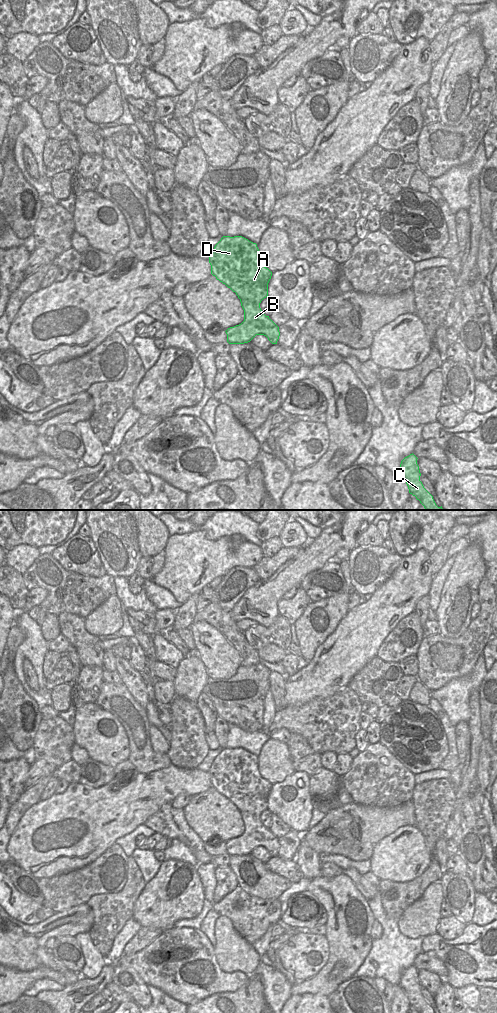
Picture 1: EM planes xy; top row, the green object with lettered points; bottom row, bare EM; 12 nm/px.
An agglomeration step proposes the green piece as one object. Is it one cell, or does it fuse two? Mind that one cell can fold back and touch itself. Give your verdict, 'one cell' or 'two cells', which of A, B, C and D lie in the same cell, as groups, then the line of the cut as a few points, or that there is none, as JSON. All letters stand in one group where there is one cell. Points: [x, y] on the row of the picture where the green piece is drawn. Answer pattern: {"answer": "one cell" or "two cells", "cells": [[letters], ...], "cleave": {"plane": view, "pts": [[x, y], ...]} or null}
{"answer": "one cell", "cells": [["A", "B", "C", "D"]], "cleave": null}

